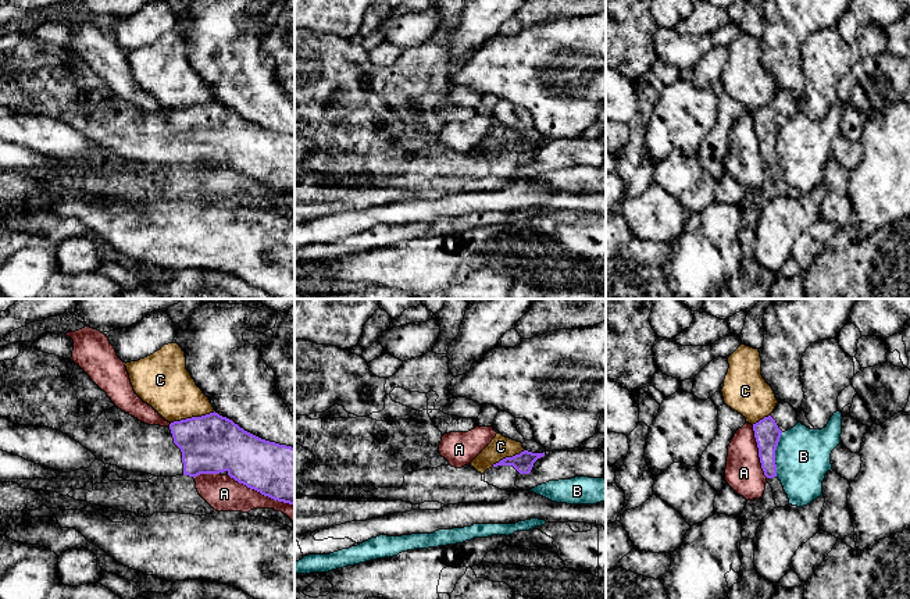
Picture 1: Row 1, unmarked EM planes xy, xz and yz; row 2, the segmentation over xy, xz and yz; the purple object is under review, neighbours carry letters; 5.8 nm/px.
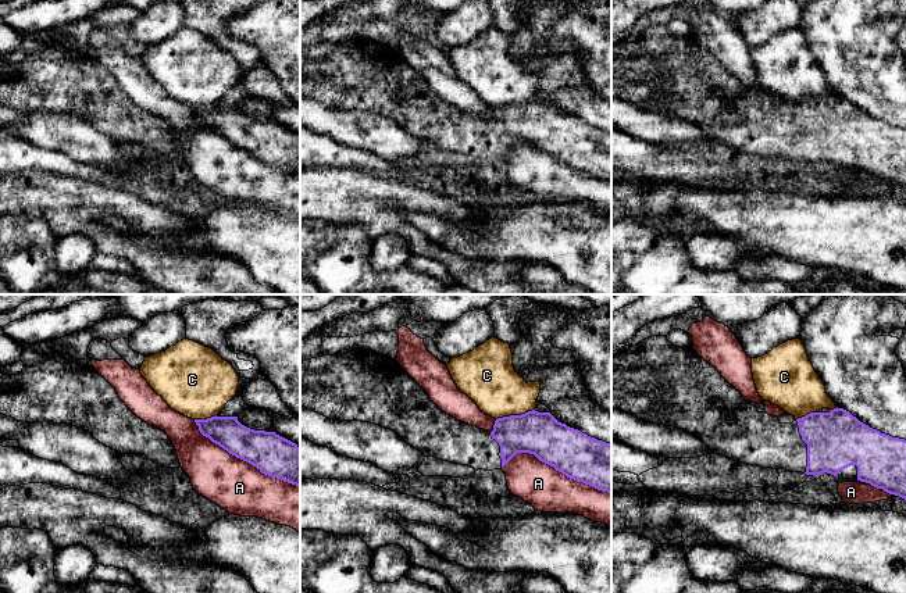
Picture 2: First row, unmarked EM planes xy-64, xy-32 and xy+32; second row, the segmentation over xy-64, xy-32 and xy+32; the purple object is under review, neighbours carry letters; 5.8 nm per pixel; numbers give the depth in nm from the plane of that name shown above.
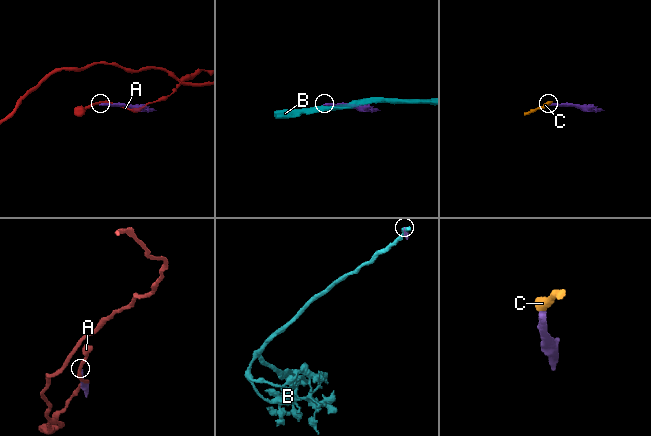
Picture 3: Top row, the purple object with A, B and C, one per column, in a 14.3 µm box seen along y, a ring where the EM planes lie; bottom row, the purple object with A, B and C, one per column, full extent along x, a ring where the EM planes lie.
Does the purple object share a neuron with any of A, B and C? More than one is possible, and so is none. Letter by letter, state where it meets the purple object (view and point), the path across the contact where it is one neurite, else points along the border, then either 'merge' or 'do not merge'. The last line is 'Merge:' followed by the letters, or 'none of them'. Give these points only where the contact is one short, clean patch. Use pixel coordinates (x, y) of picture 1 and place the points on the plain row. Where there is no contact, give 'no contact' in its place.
A: meets purple in xy at (261, 182); do not merge
B: meets purple in yz at (774, 143); do not merge
C: meets purple in xy at (192, 106); border along xy (214, 99), (171, 111); do not merge
Merge: none of them

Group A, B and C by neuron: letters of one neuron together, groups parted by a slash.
A / B / C

